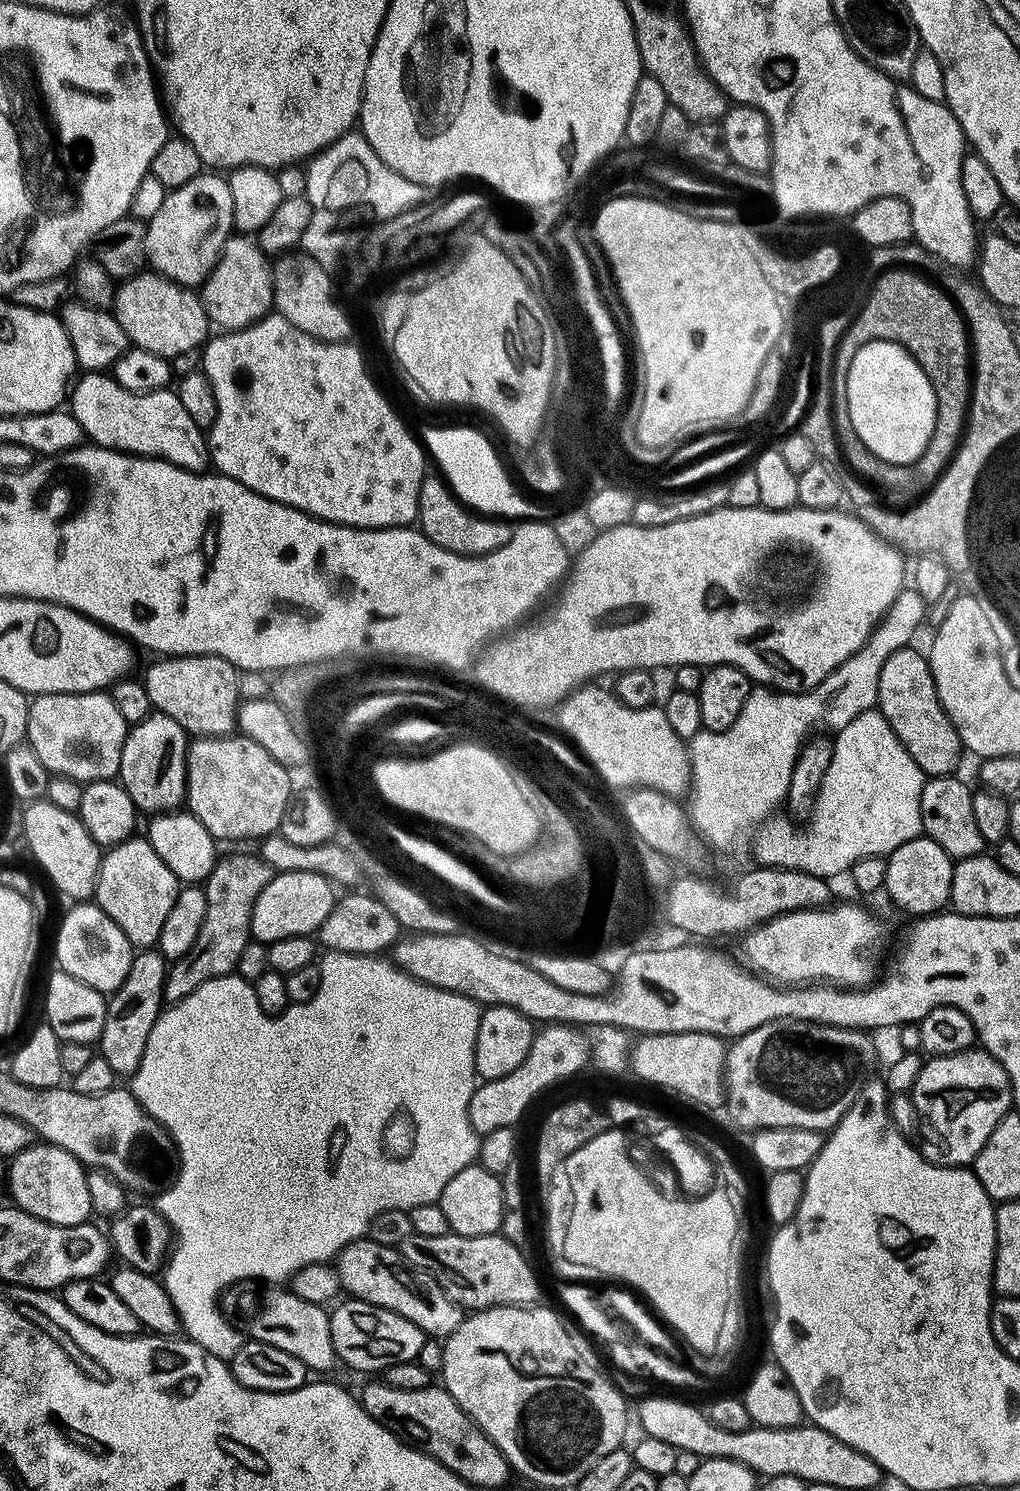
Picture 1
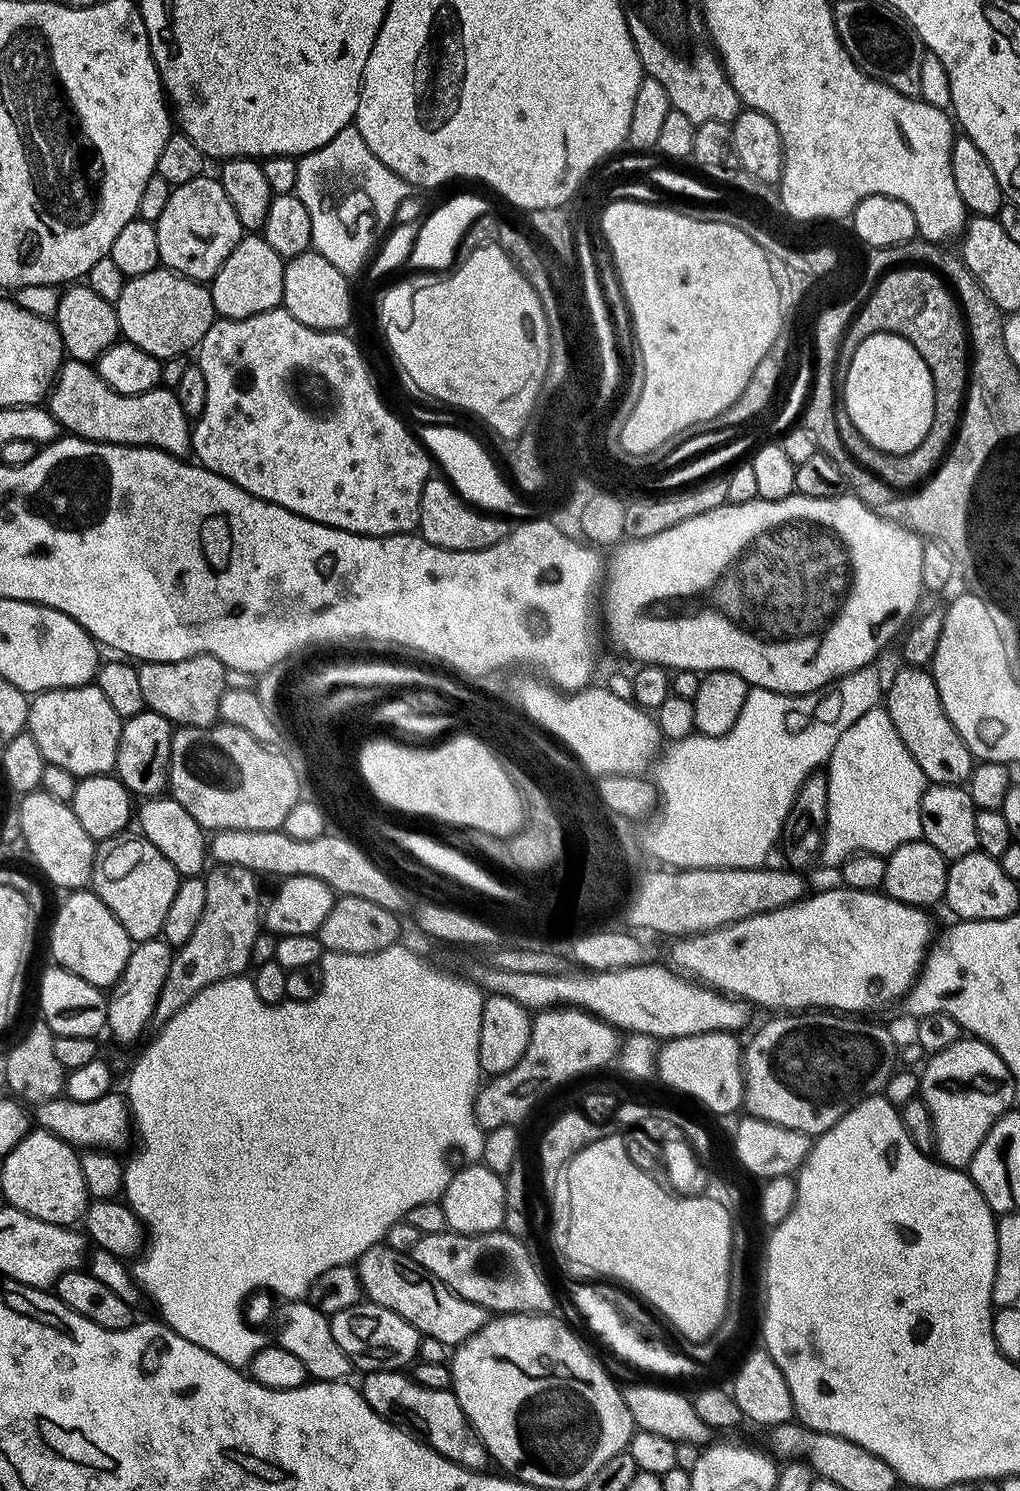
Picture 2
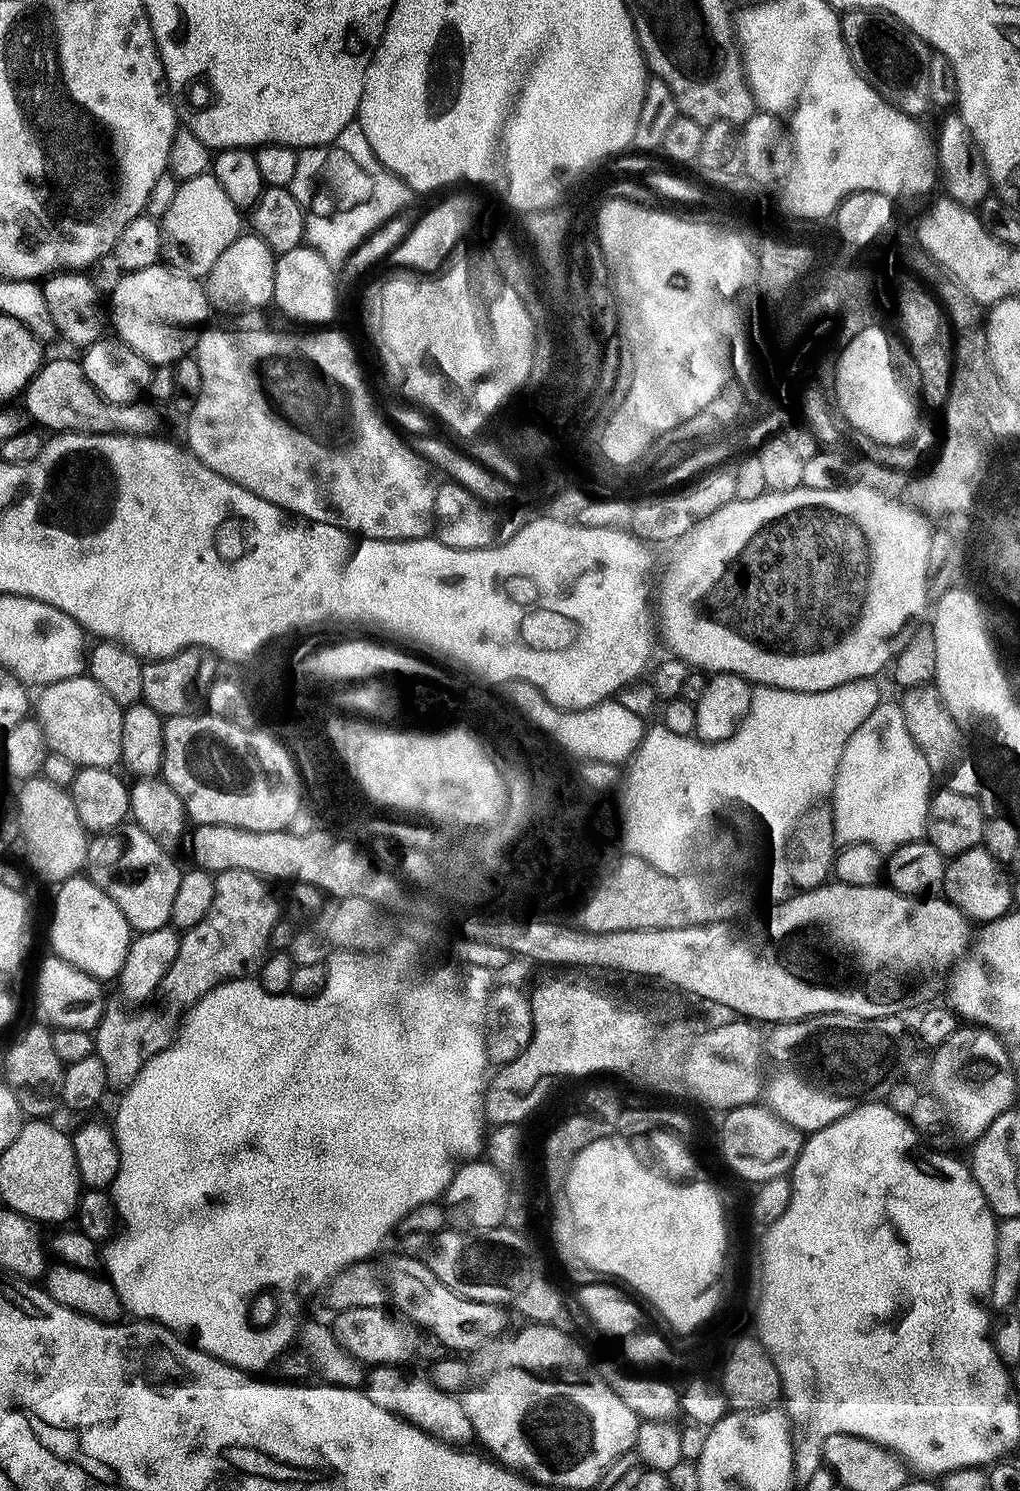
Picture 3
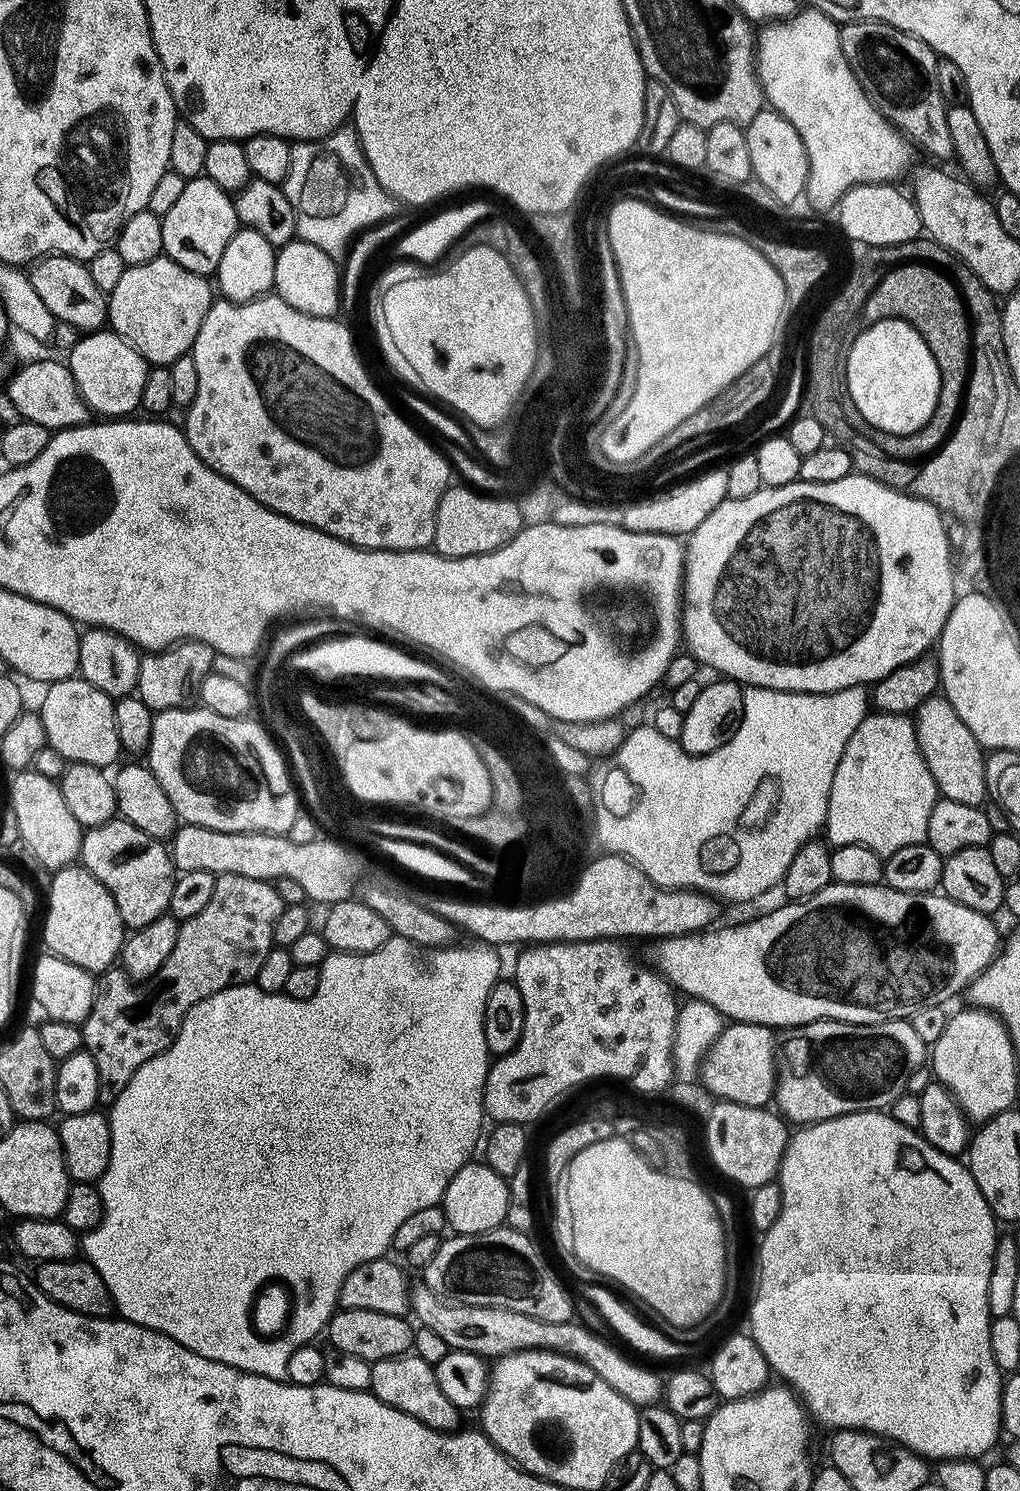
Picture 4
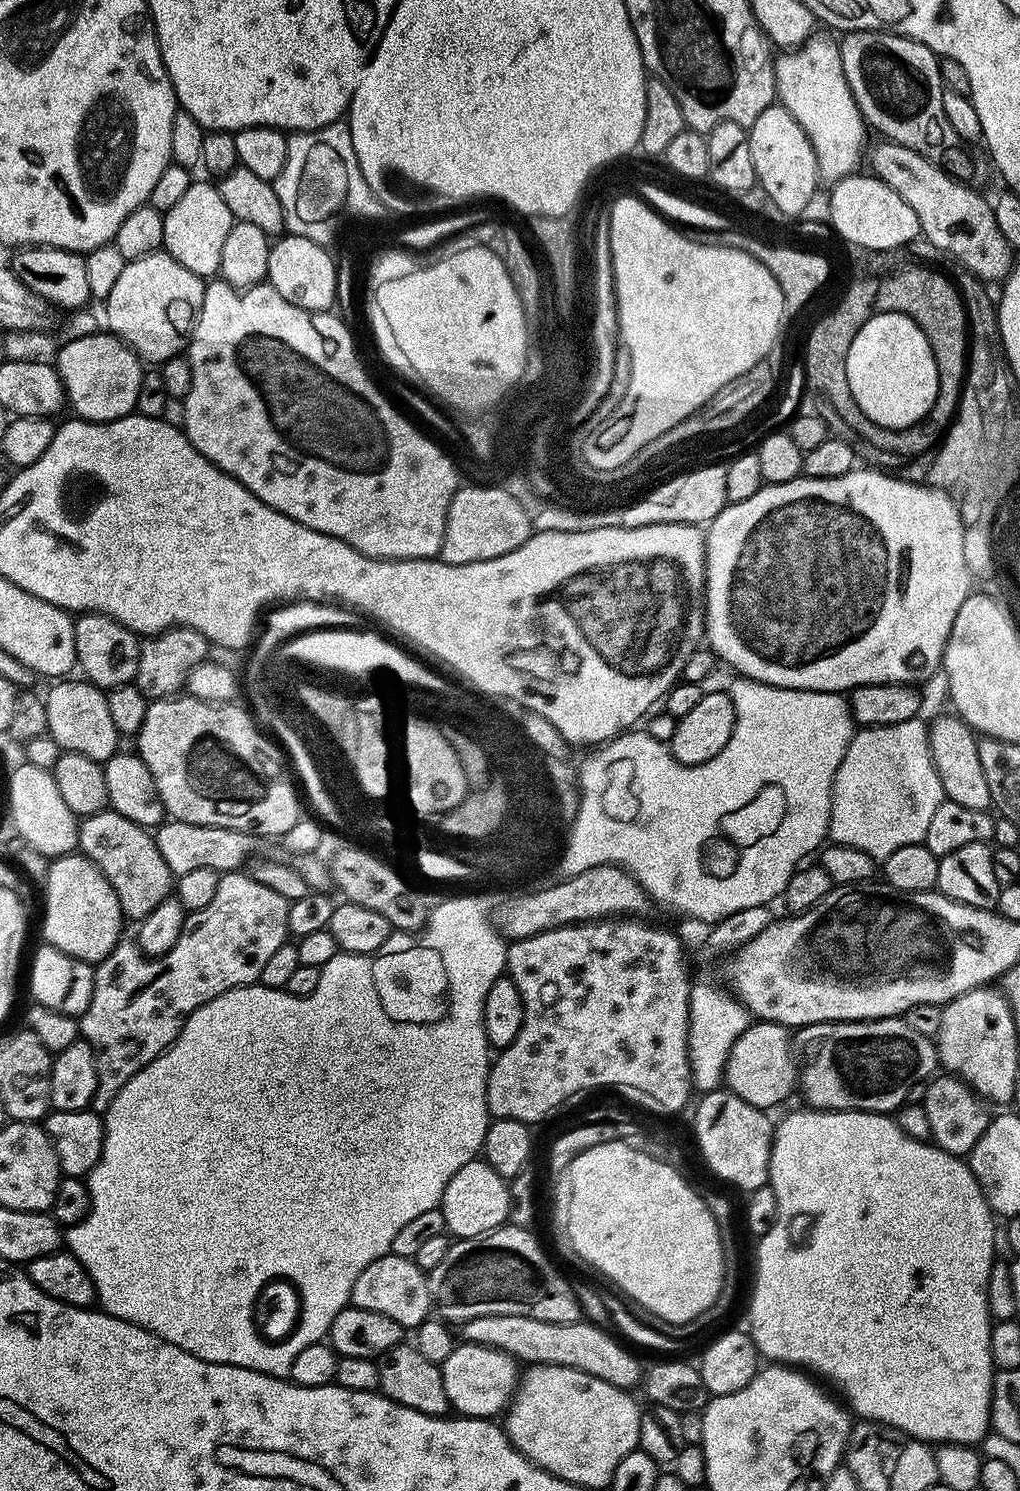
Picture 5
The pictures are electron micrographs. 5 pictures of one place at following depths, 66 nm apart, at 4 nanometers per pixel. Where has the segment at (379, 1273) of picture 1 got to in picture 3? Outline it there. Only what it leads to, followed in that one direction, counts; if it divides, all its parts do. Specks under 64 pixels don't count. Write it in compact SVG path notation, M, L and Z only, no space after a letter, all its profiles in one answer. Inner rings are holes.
M397 1254L388 1265L383 1265L382 1279L388 1290L388 1300L393 1304L391 1307L417 1329L438 1338L449 1353L473 1354L509 1331L509 1309L499 1308L490 1302L474 1302L454 1294L442 1286L438 1278L434 1278L423 1259Z

